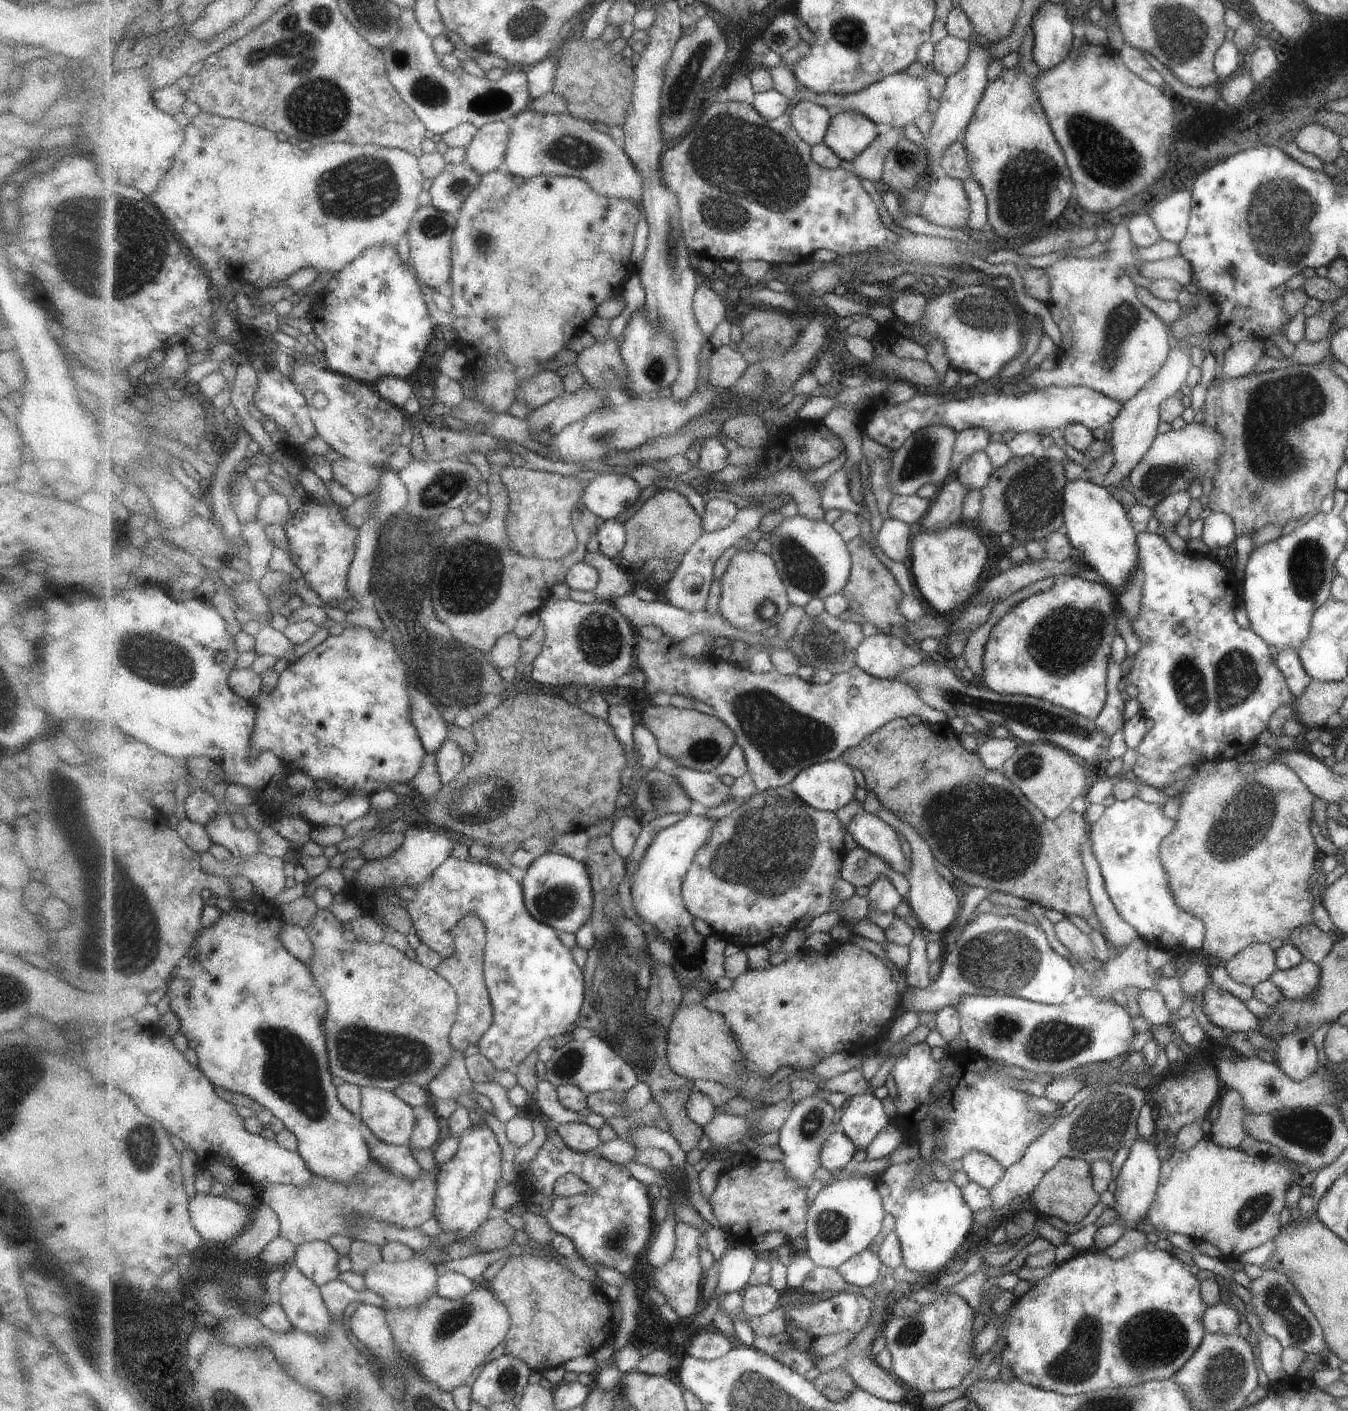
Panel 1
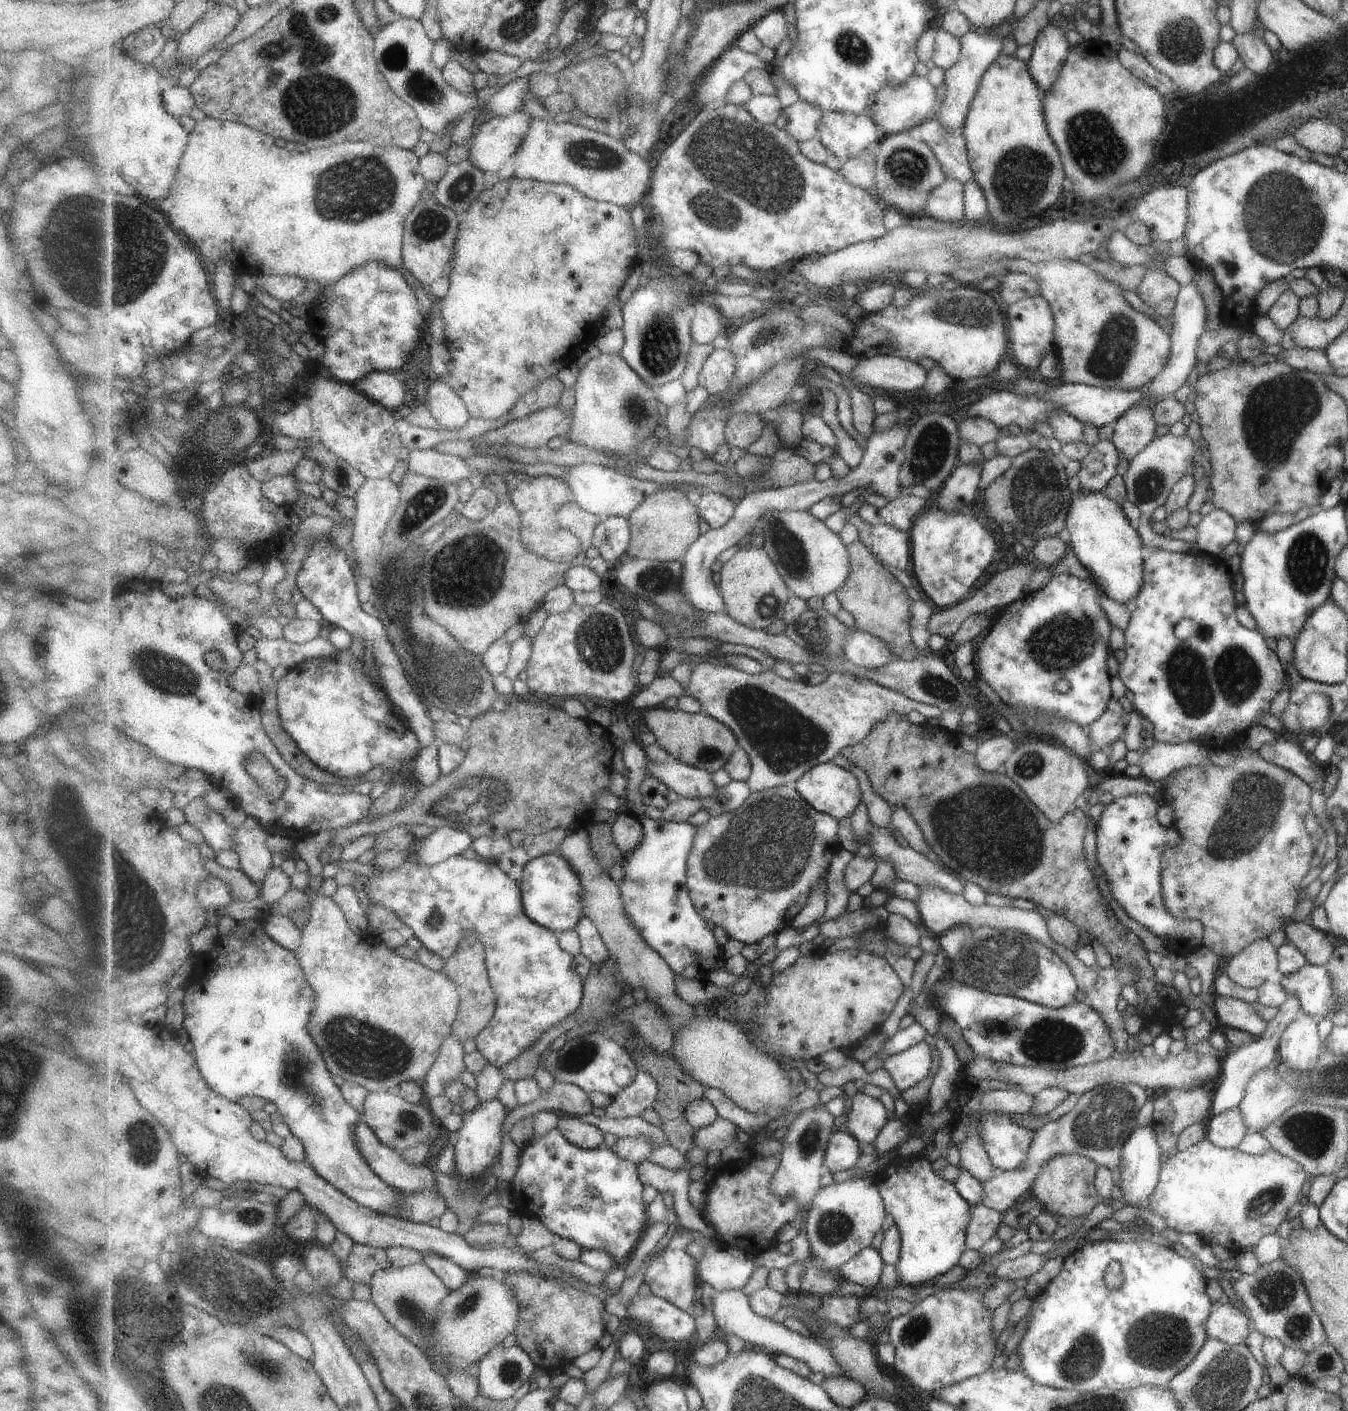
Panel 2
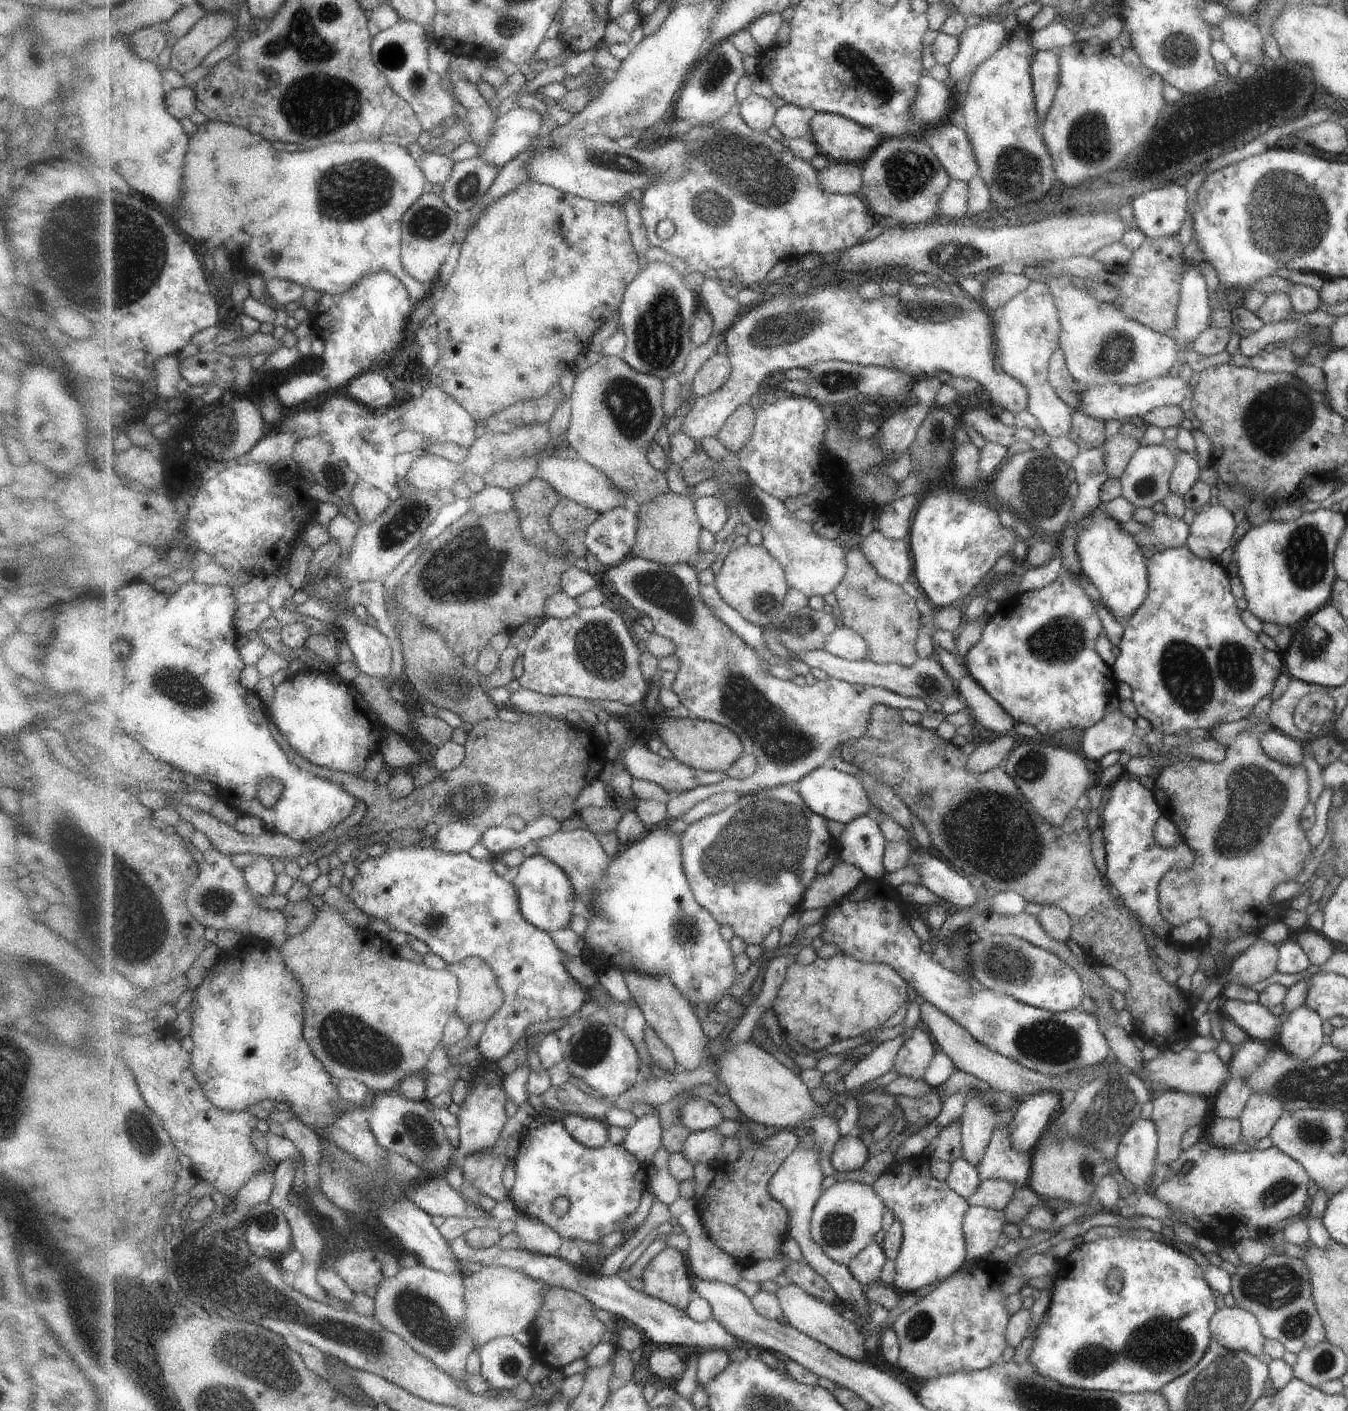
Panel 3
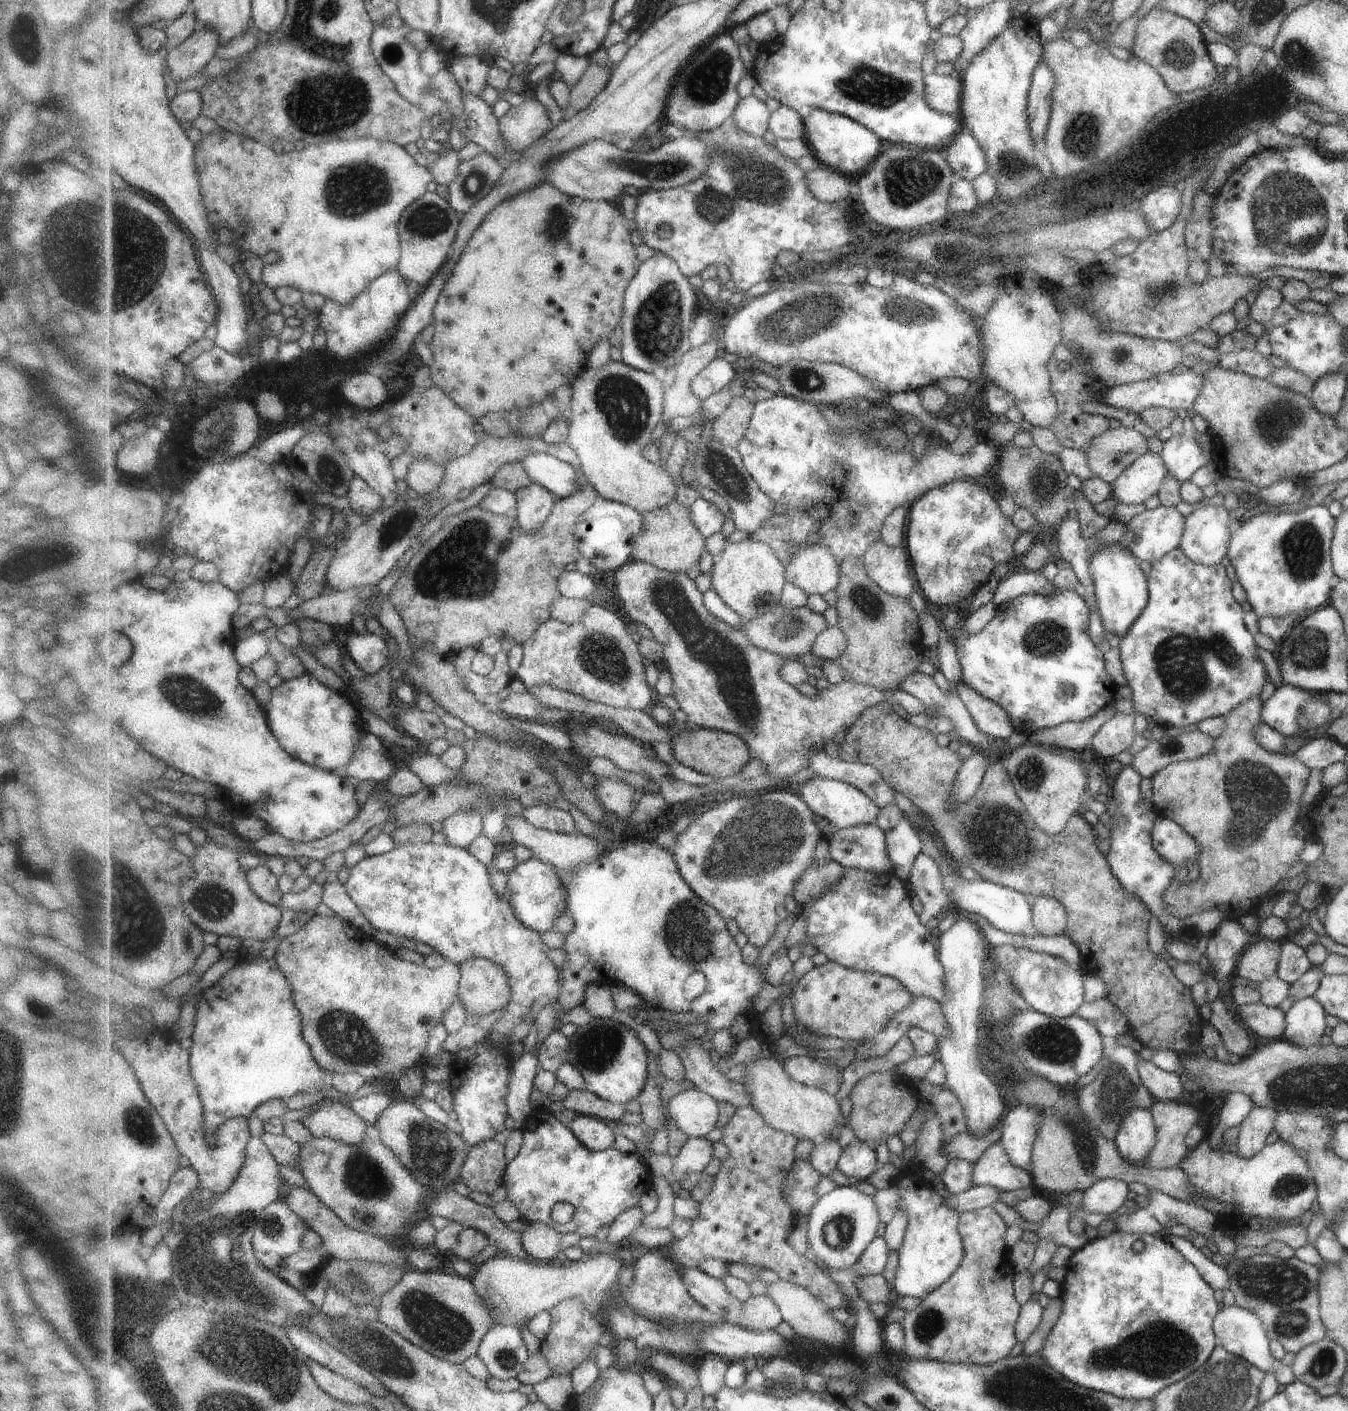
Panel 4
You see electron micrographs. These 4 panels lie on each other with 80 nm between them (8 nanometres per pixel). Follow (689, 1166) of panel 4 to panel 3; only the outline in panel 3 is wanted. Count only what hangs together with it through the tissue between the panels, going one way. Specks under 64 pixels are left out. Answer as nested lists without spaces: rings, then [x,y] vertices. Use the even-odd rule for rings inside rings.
[[[718,1127],[695,1131],[685,1142],[683,1154],[693,1164],[695,1162],[708,1164],[709,1160],[719,1158],[723,1142],[725,1142],[725,1136],[719,1132]]]

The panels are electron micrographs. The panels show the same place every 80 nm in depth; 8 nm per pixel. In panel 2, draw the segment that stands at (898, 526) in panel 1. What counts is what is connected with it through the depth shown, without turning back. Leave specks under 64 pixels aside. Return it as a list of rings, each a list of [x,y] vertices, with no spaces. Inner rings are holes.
[[[850,498],[843,501],[842,507],[851,509],[845,523],[859,528],[859,540],[889,569],[905,570],[911,562],[911,537],[909,531],[902,531],[890,524],[868,525],[859,516],[853,515]]]

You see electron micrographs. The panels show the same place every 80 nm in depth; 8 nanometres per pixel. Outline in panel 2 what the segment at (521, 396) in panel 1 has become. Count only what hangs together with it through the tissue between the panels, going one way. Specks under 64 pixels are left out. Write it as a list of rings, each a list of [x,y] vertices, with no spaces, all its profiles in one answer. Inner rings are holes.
[[[551,377],[544,380],[537,388],[523,395],[516,402],[516,406],[507,415],[511,419],[506,422],[522,419],[524,416],[532,415],[534,412],[555,406],[559,404],[564,394],[563,382],[557,377]]]

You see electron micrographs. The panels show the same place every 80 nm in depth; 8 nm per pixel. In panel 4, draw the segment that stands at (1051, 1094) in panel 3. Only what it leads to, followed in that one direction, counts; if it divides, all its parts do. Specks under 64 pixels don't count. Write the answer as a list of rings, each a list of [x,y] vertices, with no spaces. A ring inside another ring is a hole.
[[[1020,1104],[1015,1108],[1006,1111],[1007,1116],[1003,1116],[1003,1143],[1006,1148],[1008,1159],[1018,1167],[1030,1172],[1030,1150],[1035,1140],[1036,1130],[1040,1123],[1042,1112],[1035,1105]]]

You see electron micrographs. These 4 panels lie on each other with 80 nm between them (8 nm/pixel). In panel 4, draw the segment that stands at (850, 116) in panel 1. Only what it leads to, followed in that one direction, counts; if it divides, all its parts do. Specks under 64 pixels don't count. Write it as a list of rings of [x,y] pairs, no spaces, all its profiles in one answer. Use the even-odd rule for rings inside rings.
[[[812,108],[806,111],[805,120],[804,138],[811,145],[813,156],[822,166],[834,168],[851,177],[861,176],[886,145],[876,132],[839,113]]]

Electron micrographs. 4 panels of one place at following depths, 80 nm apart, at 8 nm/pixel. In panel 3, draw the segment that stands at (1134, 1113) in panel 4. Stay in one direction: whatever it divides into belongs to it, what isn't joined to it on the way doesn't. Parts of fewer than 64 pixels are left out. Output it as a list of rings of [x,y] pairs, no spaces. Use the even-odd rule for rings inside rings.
[[[1137,1117],[1133,1124],[1130,1124],[1125,1132],[1121,1135],[1117,1150],[1116,1150],[1116,1167],[1121,1173],[1121,1176],[1131,1182],[1135,1188],[1144,1188],[1147,1192],[1147,1186],[1150,1184],[1150,1178],[1154,1175],[1155,1164],[1155,1153],[1156,1153],[1156,1130],[1154,1124],[1148,1119],[1144,1120]]]

